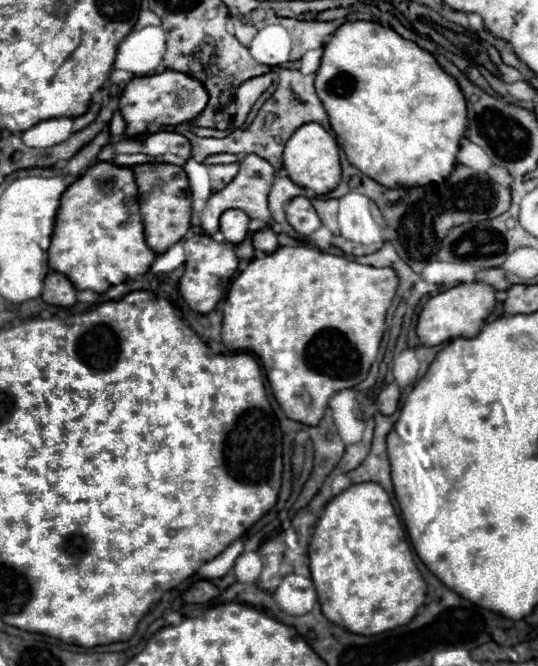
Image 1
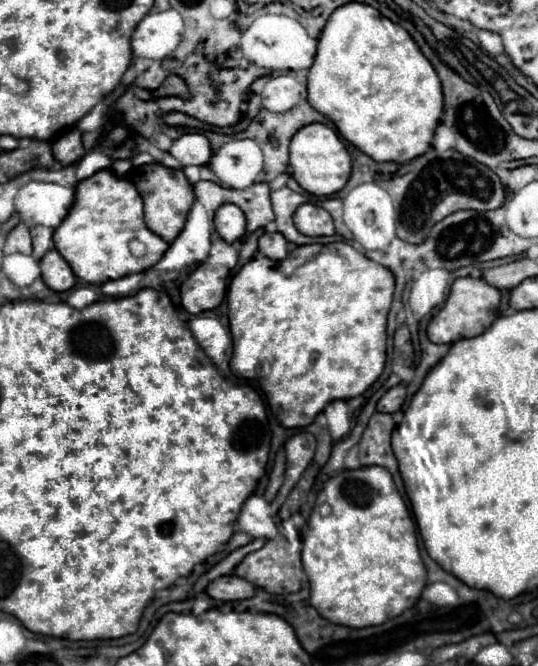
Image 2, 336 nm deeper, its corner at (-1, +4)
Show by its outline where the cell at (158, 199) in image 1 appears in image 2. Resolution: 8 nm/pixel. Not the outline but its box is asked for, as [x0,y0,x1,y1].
[131,164,195,242]

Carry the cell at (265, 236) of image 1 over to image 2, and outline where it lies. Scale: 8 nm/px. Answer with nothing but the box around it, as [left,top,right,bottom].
[259,232,289,260]

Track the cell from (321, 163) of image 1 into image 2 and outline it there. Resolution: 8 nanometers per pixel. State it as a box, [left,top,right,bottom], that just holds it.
[289,124,351,196]

